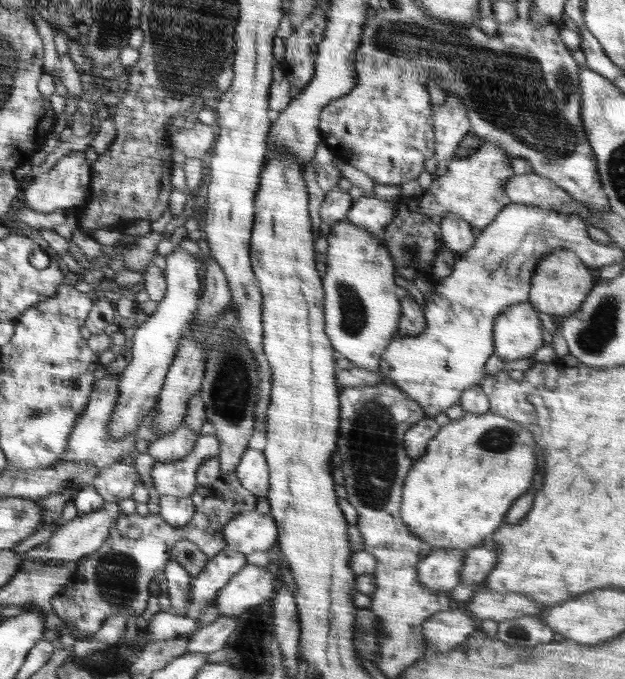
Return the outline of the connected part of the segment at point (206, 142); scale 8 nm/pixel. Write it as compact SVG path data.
M200 121L192 124L190 130L181 130L171 135L173 149L182 151L187 158L203 158L219 137L216 125L206 125Z

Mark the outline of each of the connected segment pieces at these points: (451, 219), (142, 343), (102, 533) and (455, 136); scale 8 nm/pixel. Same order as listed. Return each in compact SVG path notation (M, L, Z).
M446 214L440 222L440 232L445 247L448 247L454 254L466 253L476 240L472 227L456 214Z
M177 248L166 256L164 269L166 293L162 301L158 303L156 311L138 326L132 338L129 364L118 380L118 405L112 414L112 422L108 426L110 439L120 439L128 433L134 435L134 429L140 425L140 421L144 421L150 409L156 406L166 374L177 353L179 340L184 335L184 328L190 324L192 314L197 312L198 298L202 290L200 263L198 255L191 255L182 248Z
M106 501L102 508L88 514L78 515L71 521L64 521L54 530L52 536L40 545L32 547L26 552L26 558L44 561L44 563L62 563L62 561L78 561L88 553L98 550L108 536L108 530L114 526L116 518L122 514L118 501Z
M446 92L442 106L432 105L434 122L435 156L438 163L451 162L456 158L456 150L462 139L471 130L471 123L462 102L452 92Z

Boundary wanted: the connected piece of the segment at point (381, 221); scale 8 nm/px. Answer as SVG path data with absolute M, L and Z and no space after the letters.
M376 195L361 197L358 200L353 201L352 208L348 210L348 214L346 214L345 218L354 223L354 225L362 227L362 229L382 238L385 234L386 225L391 224L392 219L397 213L396 204L399 201L400 199L395 203L392 201L385 201L384 198L378 198Z

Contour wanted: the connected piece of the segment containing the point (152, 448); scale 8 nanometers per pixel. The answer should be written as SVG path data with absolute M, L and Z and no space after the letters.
M180 423L180 426L176 427L174 431L166 433L164 437L160 437L142 448L145 448L155 462L169 463L189 454L196 441L196 433L186 423Z

